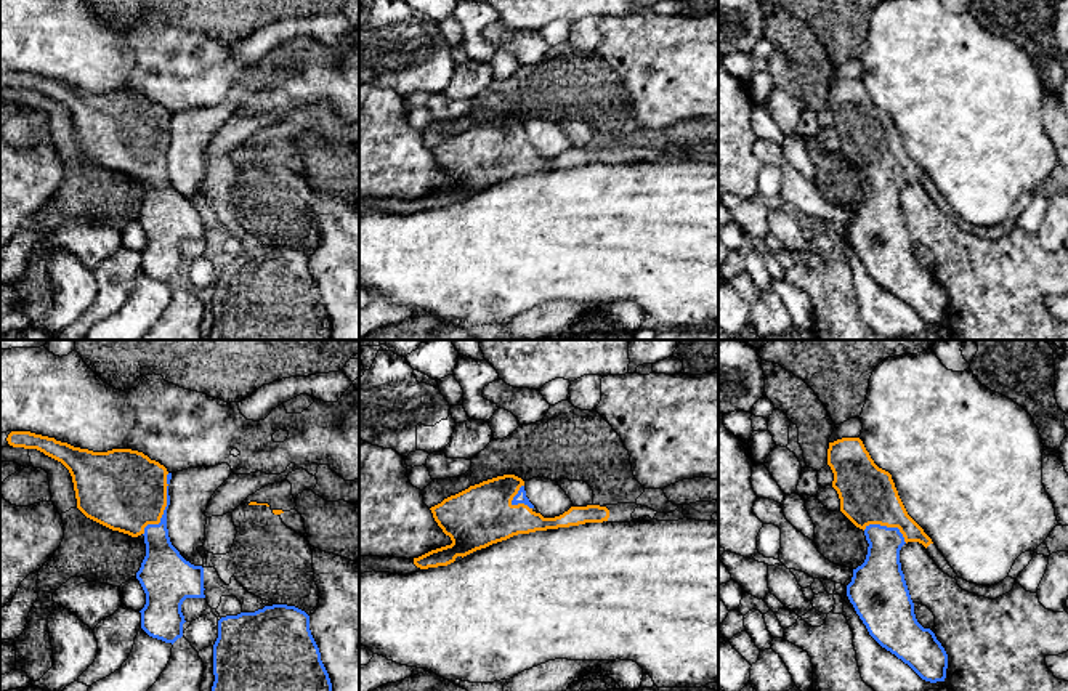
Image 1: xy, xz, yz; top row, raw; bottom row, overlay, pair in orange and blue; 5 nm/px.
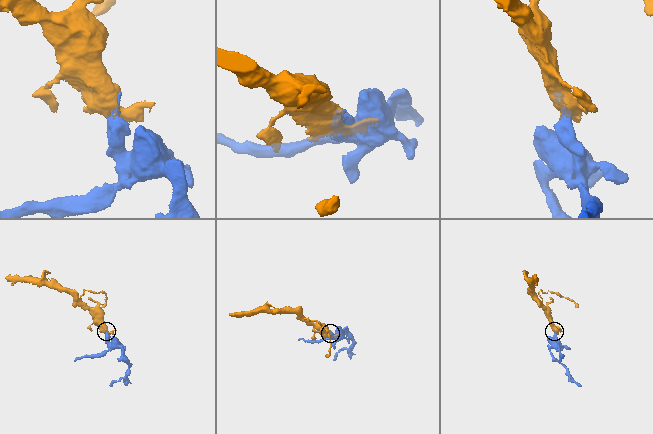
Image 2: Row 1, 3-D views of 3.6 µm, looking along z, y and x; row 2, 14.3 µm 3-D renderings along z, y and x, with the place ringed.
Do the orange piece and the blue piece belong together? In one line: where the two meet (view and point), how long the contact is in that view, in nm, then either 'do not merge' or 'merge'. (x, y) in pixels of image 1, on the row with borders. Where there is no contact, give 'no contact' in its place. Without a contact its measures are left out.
xy (164, 509) | 340 nm | merge

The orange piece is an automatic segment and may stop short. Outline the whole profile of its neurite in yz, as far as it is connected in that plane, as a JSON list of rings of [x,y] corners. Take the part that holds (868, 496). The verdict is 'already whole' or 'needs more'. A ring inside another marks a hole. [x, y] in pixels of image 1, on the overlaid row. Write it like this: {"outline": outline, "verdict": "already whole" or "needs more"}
{"outline": [[[842,438],[829,442],[827,465],[834,473],[832,487],[840,499],[840,511],[864,531],[869,544],[866,560],[853,569],[847,596],[869,635],[887,651],[908,664],[922,680],[945,681],[948,654],[930,628],[924,628],[914,614],[900,550],[908,542],[919,542],[925,548],[933,544],[924,529],[908,515],[892,475],[879,468],[860,438]]], "verdict": "needs more"}

